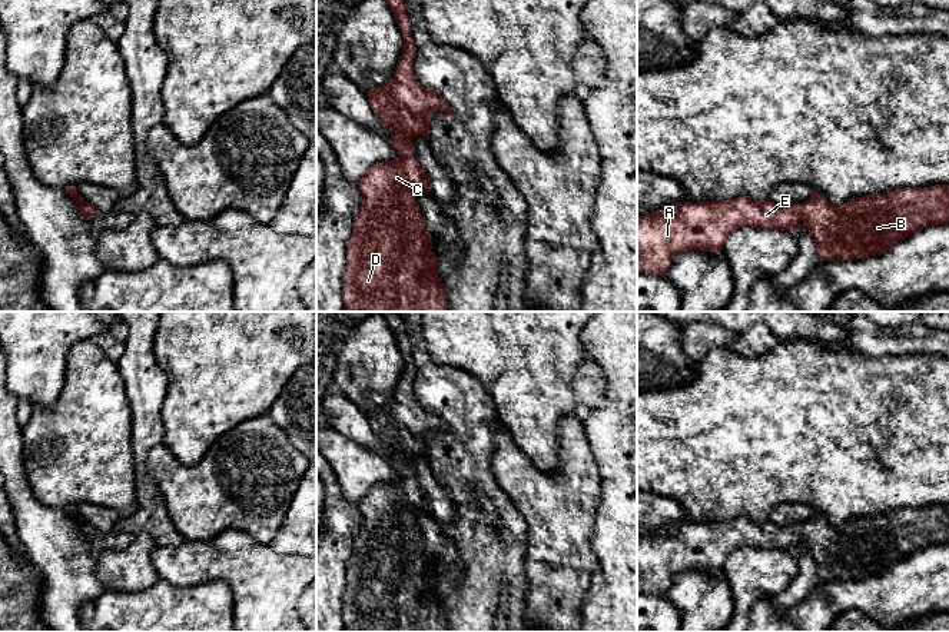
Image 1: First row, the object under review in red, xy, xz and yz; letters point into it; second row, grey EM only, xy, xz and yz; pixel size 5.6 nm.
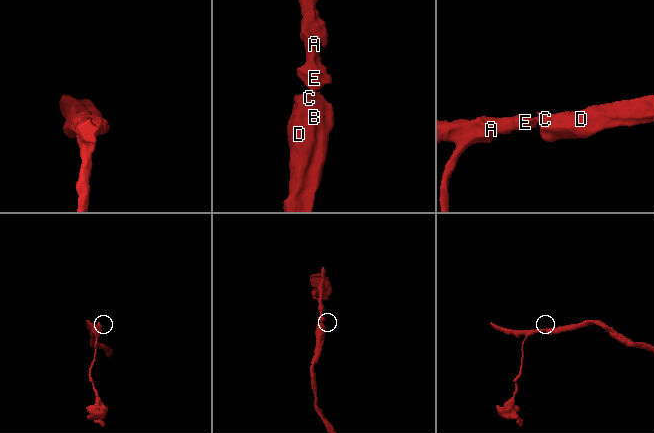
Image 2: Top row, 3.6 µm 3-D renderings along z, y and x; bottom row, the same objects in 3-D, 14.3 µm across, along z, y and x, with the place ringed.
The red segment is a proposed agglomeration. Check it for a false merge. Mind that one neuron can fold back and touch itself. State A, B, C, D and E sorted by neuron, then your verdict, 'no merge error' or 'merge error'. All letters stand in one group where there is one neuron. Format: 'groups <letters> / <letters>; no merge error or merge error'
groups A B C D E; no merge error

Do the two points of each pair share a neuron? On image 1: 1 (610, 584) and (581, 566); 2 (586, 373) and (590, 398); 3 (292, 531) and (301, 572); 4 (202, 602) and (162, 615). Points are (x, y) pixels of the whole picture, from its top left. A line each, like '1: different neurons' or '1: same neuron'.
1: different neurons
2: same neuron
3: different neurons
4: same neuron

